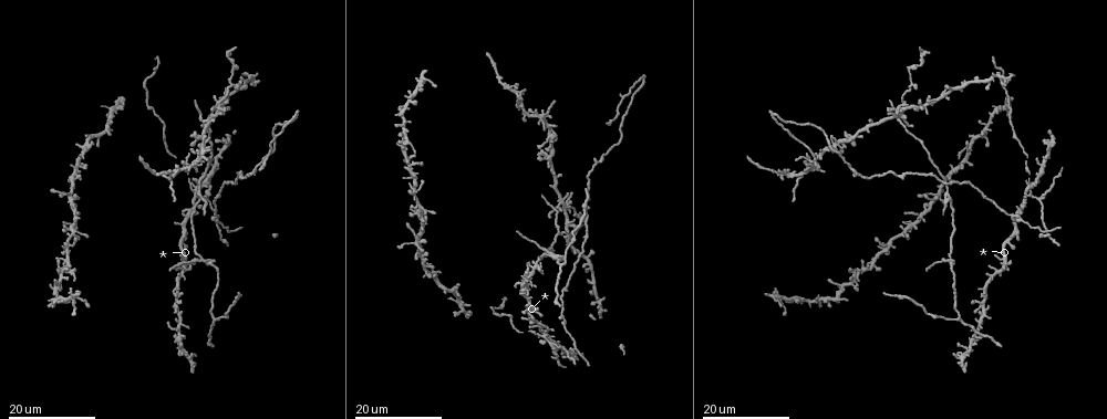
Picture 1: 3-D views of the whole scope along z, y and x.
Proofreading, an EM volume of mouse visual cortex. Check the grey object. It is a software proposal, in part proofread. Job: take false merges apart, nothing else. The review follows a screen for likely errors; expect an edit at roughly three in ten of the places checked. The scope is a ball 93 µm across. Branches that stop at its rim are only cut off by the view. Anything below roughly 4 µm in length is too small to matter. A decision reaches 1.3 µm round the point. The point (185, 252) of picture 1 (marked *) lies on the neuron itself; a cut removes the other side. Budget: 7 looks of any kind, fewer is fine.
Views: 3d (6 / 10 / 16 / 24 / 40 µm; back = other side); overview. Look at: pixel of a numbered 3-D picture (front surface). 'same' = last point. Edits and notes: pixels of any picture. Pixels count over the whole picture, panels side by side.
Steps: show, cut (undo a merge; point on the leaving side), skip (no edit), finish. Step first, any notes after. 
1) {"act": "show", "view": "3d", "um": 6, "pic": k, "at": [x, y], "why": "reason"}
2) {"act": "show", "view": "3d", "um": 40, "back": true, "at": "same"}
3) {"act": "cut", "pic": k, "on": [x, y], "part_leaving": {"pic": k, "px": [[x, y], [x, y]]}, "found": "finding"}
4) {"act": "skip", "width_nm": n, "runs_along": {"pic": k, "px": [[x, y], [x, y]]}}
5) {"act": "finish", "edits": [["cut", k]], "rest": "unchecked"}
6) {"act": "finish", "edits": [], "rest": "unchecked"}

{"act": "show", "view": "3d", "um": 16, "pic": 1, "at": [982, 324], "why": "looks like a crossing"}

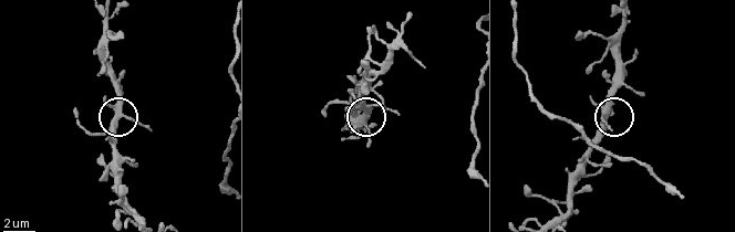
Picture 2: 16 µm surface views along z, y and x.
{"act": "show", "view": "3d", "um": 6, "pic": 2, "at": [603, 115], "why": "zoom in"}

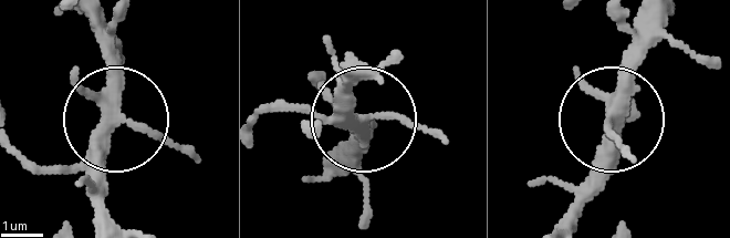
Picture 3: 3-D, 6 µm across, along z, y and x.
{"act": "skip", "arms": 4, "runs_along": {"pic": 3, "px": [[84, 17], [105, 59], [112, 123], [94, 225]]}, "found": "all the same neuron"}

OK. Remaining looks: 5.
{"act": "show", "view": "3d", "um": 16, "pic": 1, "at": [415, 242], "why": "four or more arms meet"}

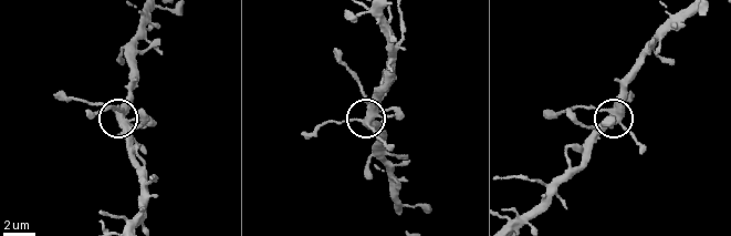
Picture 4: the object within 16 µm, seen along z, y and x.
{"act": "show", "view": "3d", "um": 10, "pic": 4, "at": [369, 114]}

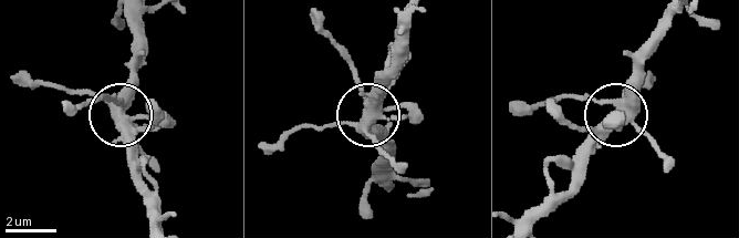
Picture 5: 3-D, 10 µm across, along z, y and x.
{"act": "skip", "runs_along": {"pic": 5, "px": [[145, 14], [131, 97], [120, 112], [113, 97], [101, 97]]}, "found": "one neuron here"}

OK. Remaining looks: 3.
{"act": "show", "view": "3d", "um": 16, "pic": 1, "at": [518, 107], "why": "looks like a crossing"}

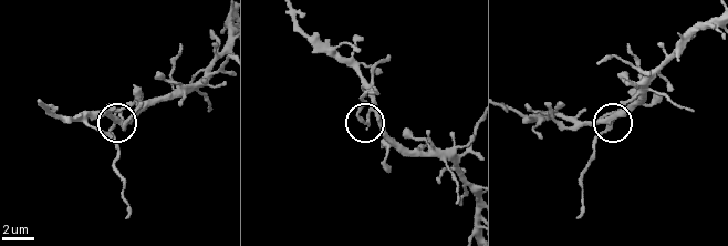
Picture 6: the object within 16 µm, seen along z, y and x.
{"act": "show", "view": "3d", "um": 6, "pic": 6, "at": [367, 113]}

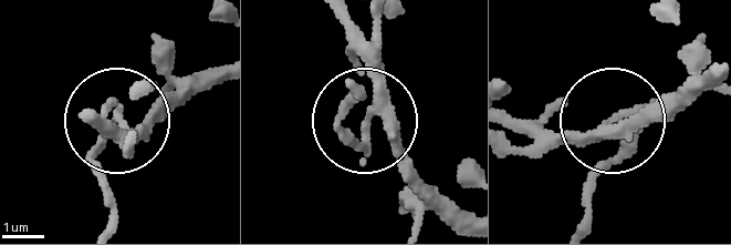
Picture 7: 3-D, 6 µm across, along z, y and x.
{"act": "skip", "width_nm": 220, "found": "continuous, no second neuron"}

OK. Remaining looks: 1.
{"act": "finish", "edits": [], "rest": "unchecked"}

